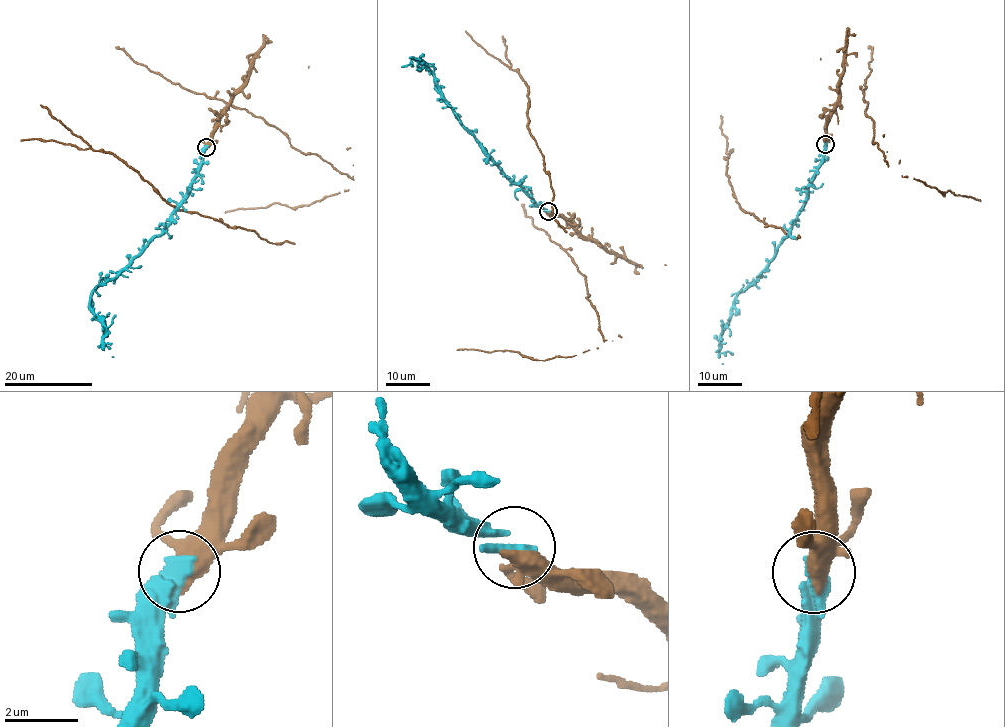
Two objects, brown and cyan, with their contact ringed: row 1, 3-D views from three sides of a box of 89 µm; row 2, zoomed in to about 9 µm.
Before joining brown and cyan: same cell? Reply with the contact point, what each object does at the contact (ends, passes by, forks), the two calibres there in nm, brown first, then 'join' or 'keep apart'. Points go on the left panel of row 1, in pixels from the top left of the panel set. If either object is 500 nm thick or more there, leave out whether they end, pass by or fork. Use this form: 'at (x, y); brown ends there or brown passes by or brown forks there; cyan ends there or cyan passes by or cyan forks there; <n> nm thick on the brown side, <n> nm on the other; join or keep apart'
at (206, 147); brown passes by; cyan ends there; 480 nm thick on the brown side, 480 nm on the other; join

